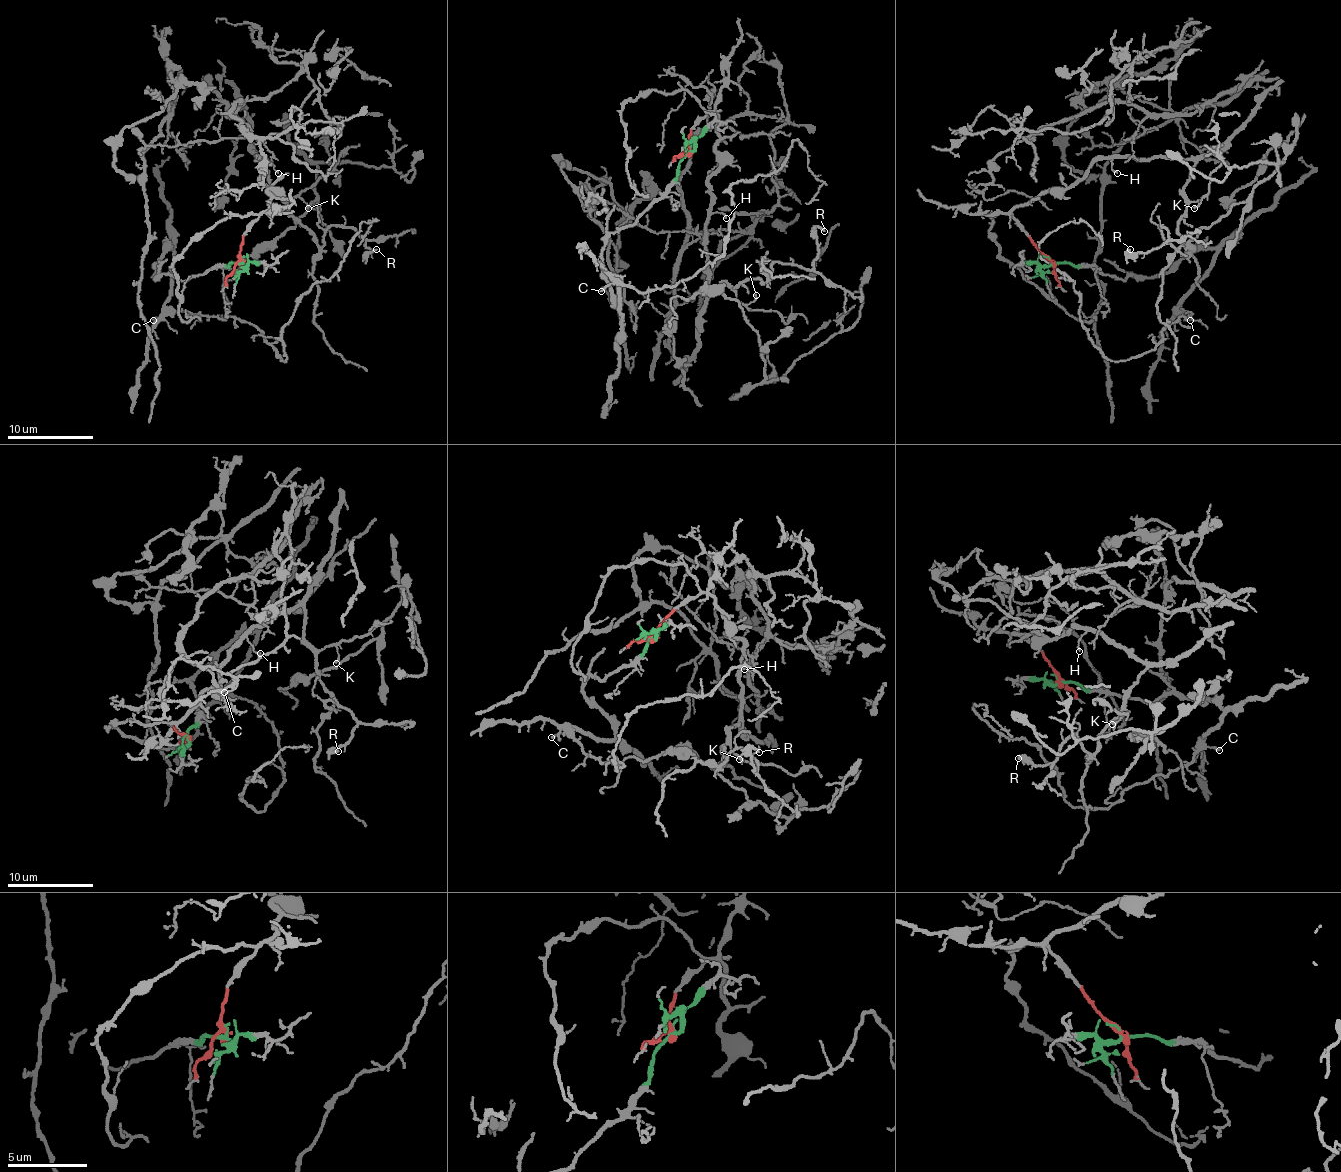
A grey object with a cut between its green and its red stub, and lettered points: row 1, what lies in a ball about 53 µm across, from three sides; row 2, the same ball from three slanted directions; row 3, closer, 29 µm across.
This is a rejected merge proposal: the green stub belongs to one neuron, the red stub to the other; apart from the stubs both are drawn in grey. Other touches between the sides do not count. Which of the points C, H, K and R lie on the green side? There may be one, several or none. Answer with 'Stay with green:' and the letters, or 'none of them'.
Stay with green: C

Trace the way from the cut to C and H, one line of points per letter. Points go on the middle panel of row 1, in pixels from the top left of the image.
C: (688, 153), (678, 179), (633, 224), (611, 232), (602, 249), (620, 316), (620, 288), (613, 282), (600, 290)
H: (688, 151), (691, 131), (712, 112), (716, 118), (719, 170), (708, 181), (710, 211), (725, 217)

